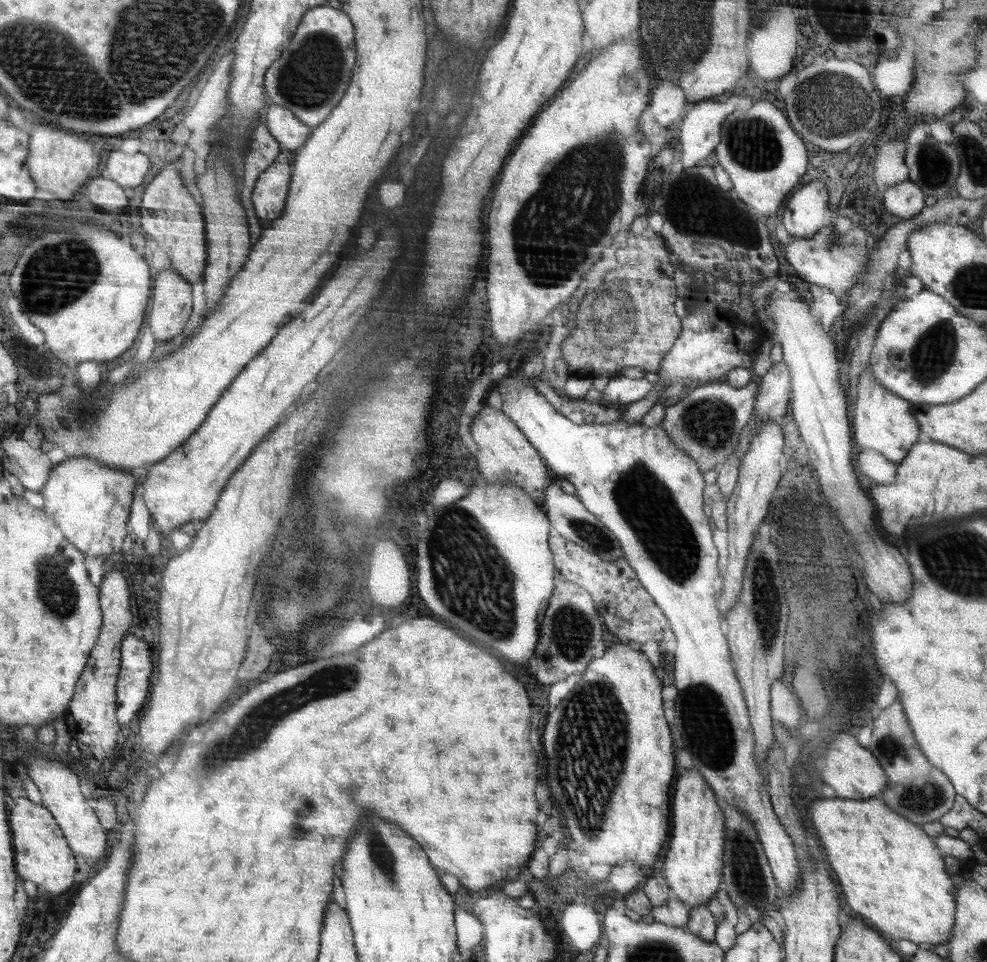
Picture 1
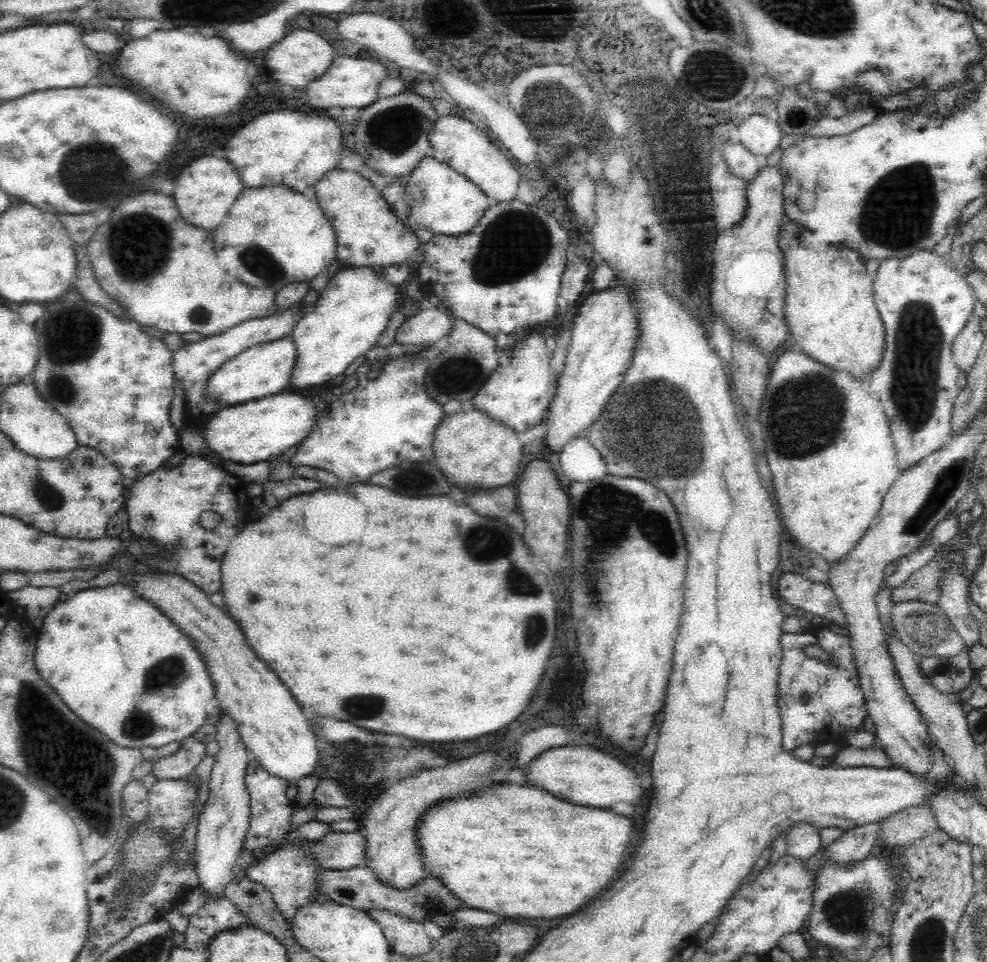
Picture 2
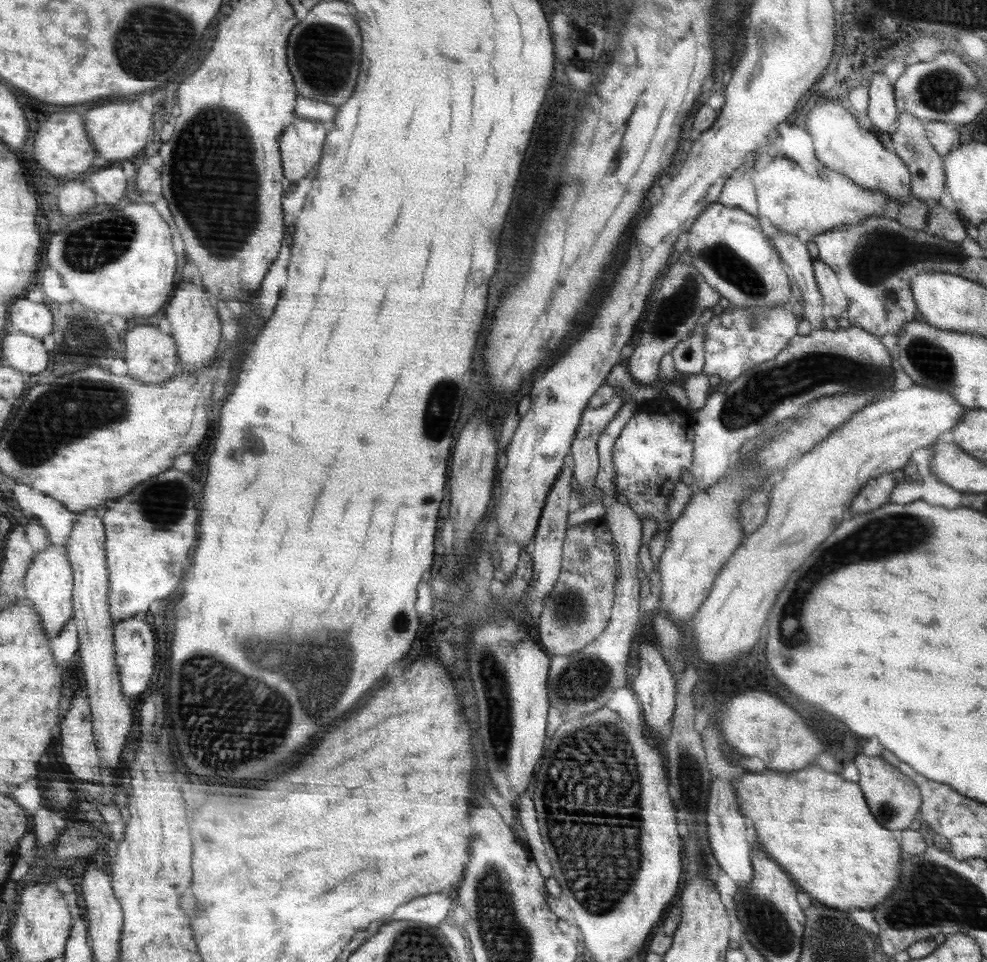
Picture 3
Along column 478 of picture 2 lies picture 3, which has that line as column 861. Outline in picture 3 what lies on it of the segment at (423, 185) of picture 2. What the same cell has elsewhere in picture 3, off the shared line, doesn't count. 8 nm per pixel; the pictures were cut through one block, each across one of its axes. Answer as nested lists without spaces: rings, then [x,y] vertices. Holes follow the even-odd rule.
[[[775,156],[765,170],[751,170],[751,184],[757,194],[757,218],[769,218],[777,232],[785,232],[789,236],[797,236],[799,230],[807,230],[811,236],[817,236],[839,226],[855,226],[865,218],[881,216],[887,202],[899,202],[879,190],[865,190],[835,170],[827,170],[825,180],[819,176],[811,178],[797,162]]]

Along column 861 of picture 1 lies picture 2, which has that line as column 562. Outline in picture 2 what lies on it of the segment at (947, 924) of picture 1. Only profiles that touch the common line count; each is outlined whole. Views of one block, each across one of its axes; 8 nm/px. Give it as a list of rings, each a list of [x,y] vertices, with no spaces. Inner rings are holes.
[[[500,784],[498,790],[488,790],[480,792],[478,796],[458,796],[452,800],[446,800],[444,804],[432,808],[420,826],[420,842],[422,842],[422,854],[426,862],[426,870],[432,876],[438,876],[452,892],[456,898],[464,900],[470,908],[480,908],[486,912],[502,914],[508,920],[510,918],[526,918],[526,920],[554,920],[562,918],[568,914],[574,914],[582,910],[582,906],[590,904],[594,898],[602,896],[602,892],[612,886],[614,880],[618,880],[618,870],[624,872],[624,864],[628,860],[630,848],[632,848],[632,832],[636,834],[636,826],[632,822],[632,816],[620,816],[610,810],[596,810],[596,808],[582,808],[582,806],[572,806],[556,796],[552,796],[546,790],[532,788],[532,786],[512,786],[512,784]]]

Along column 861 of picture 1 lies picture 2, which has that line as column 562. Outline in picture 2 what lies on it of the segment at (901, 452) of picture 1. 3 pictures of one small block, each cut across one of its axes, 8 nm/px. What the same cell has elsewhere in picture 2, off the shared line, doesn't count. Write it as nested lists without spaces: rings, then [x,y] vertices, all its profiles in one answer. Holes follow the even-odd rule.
[[[608,286],[604,292],[594,292],[584,300],[582,308],[574,310],[574,336],[564,370],[558,374],[558,388],[546,410],[544,448],[550,456],[558,454],[570,440],[582,436],[598,420],[602,408],[622,384],[636,344],[636,308],[630,304],[626,286]]]

